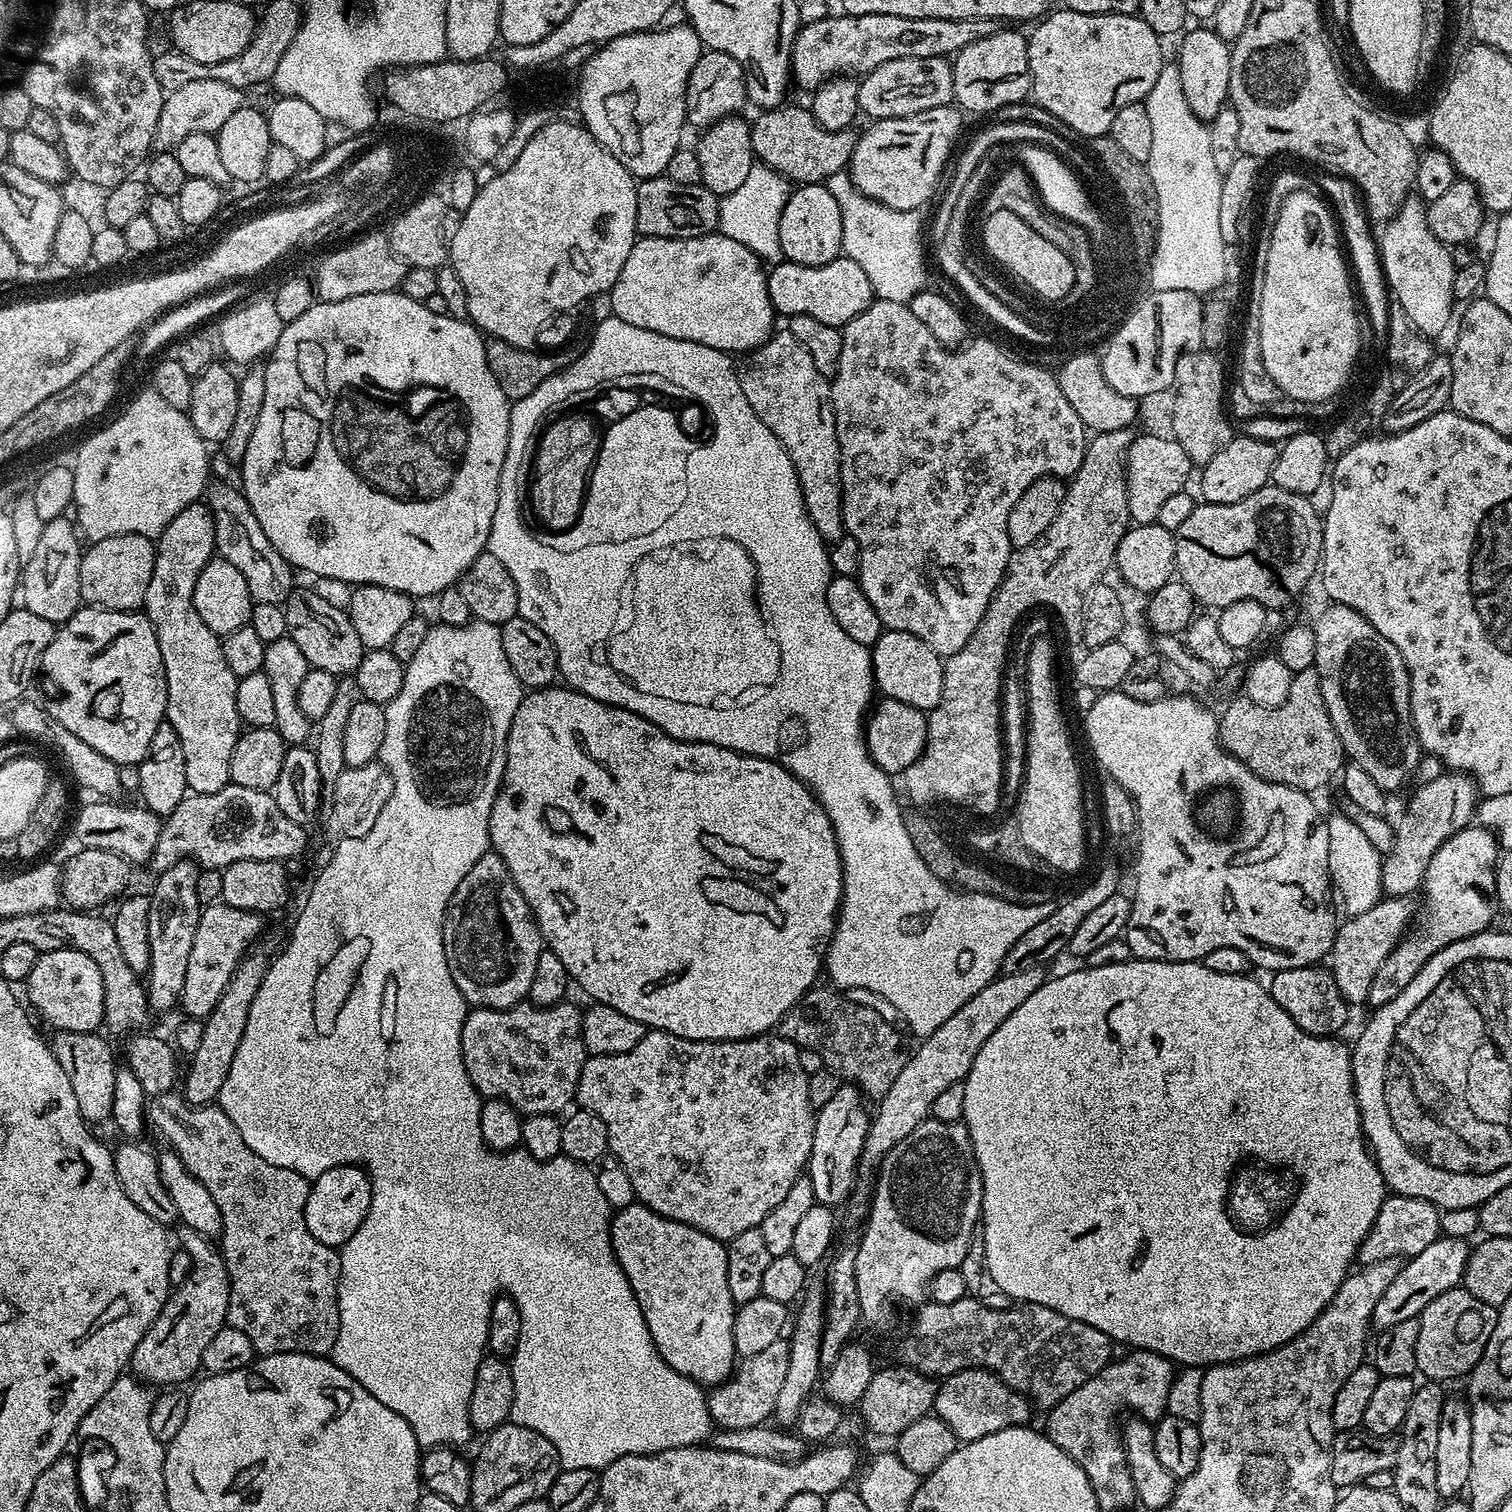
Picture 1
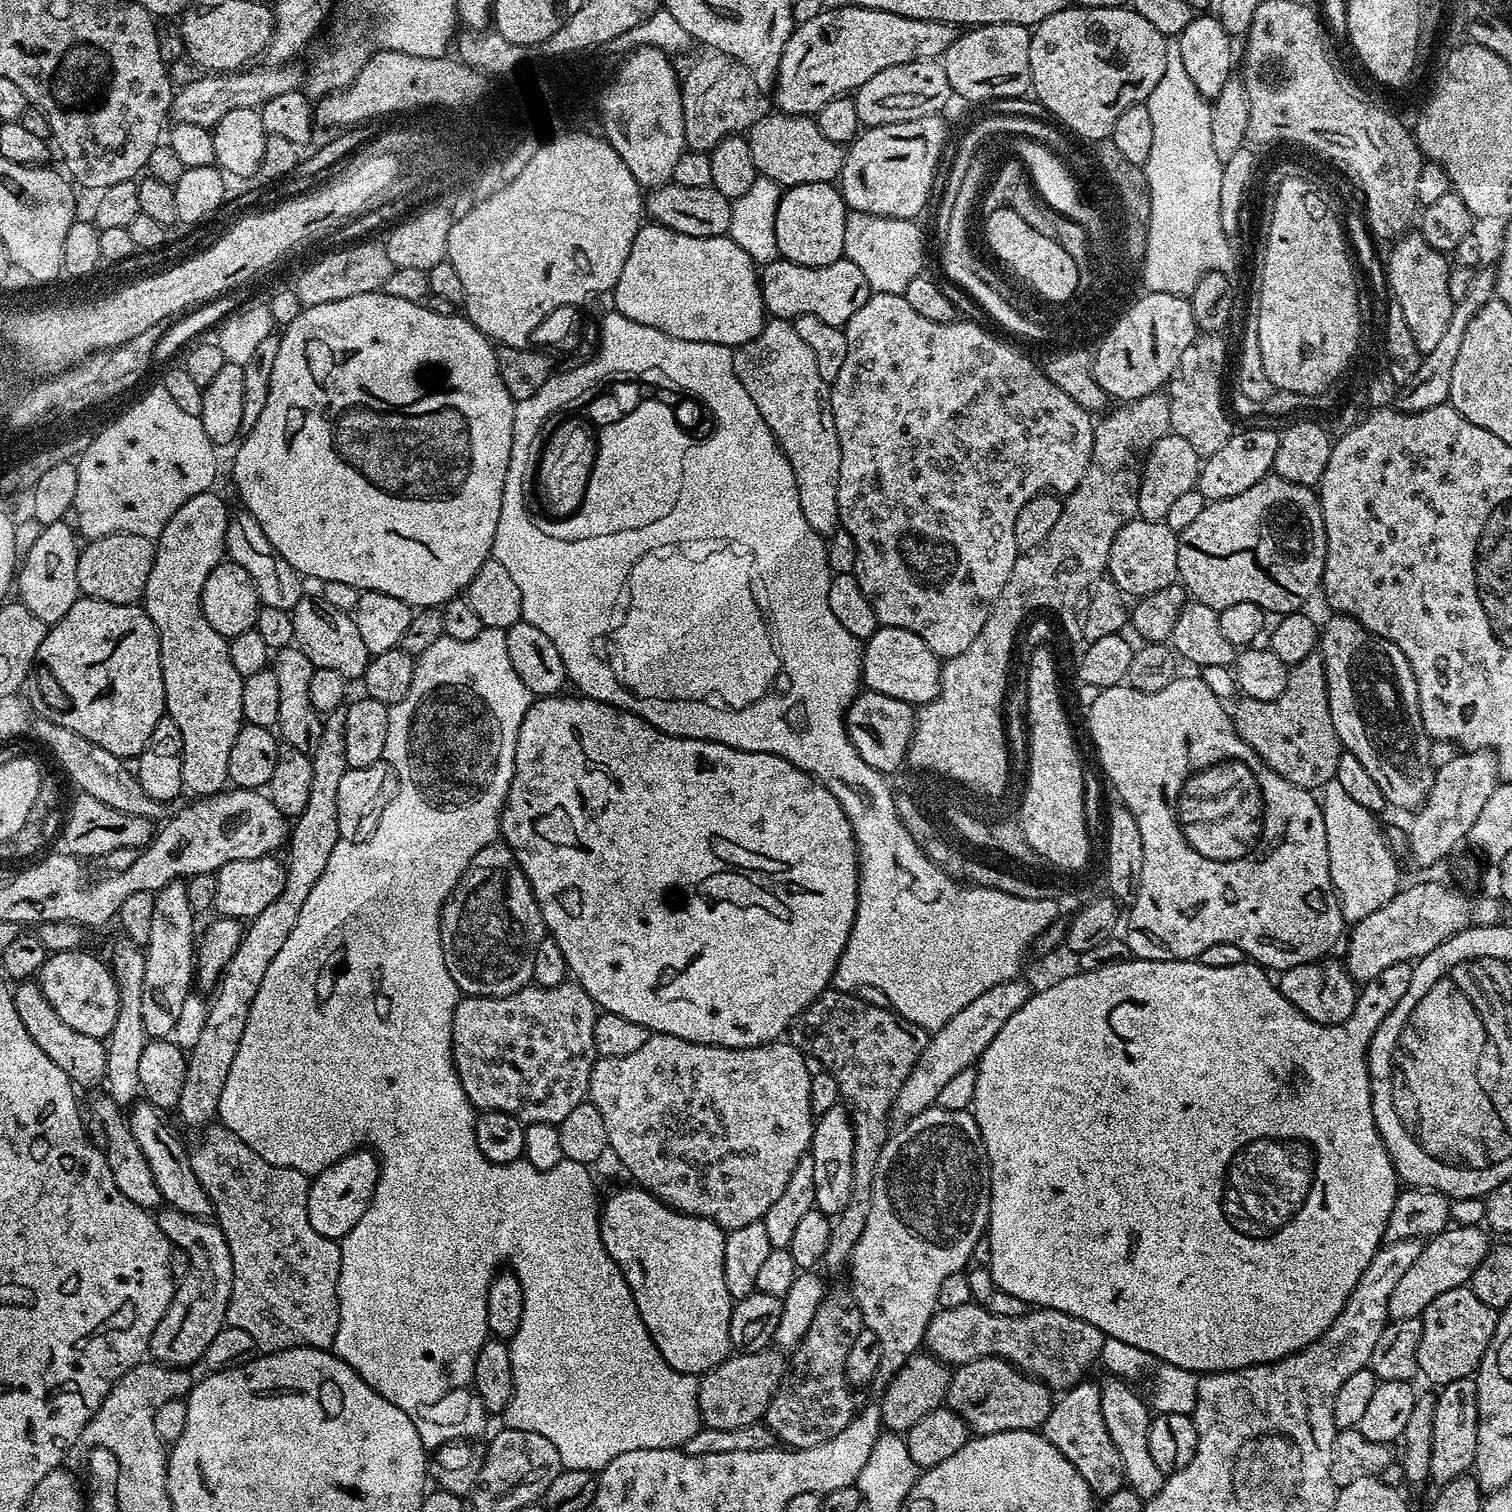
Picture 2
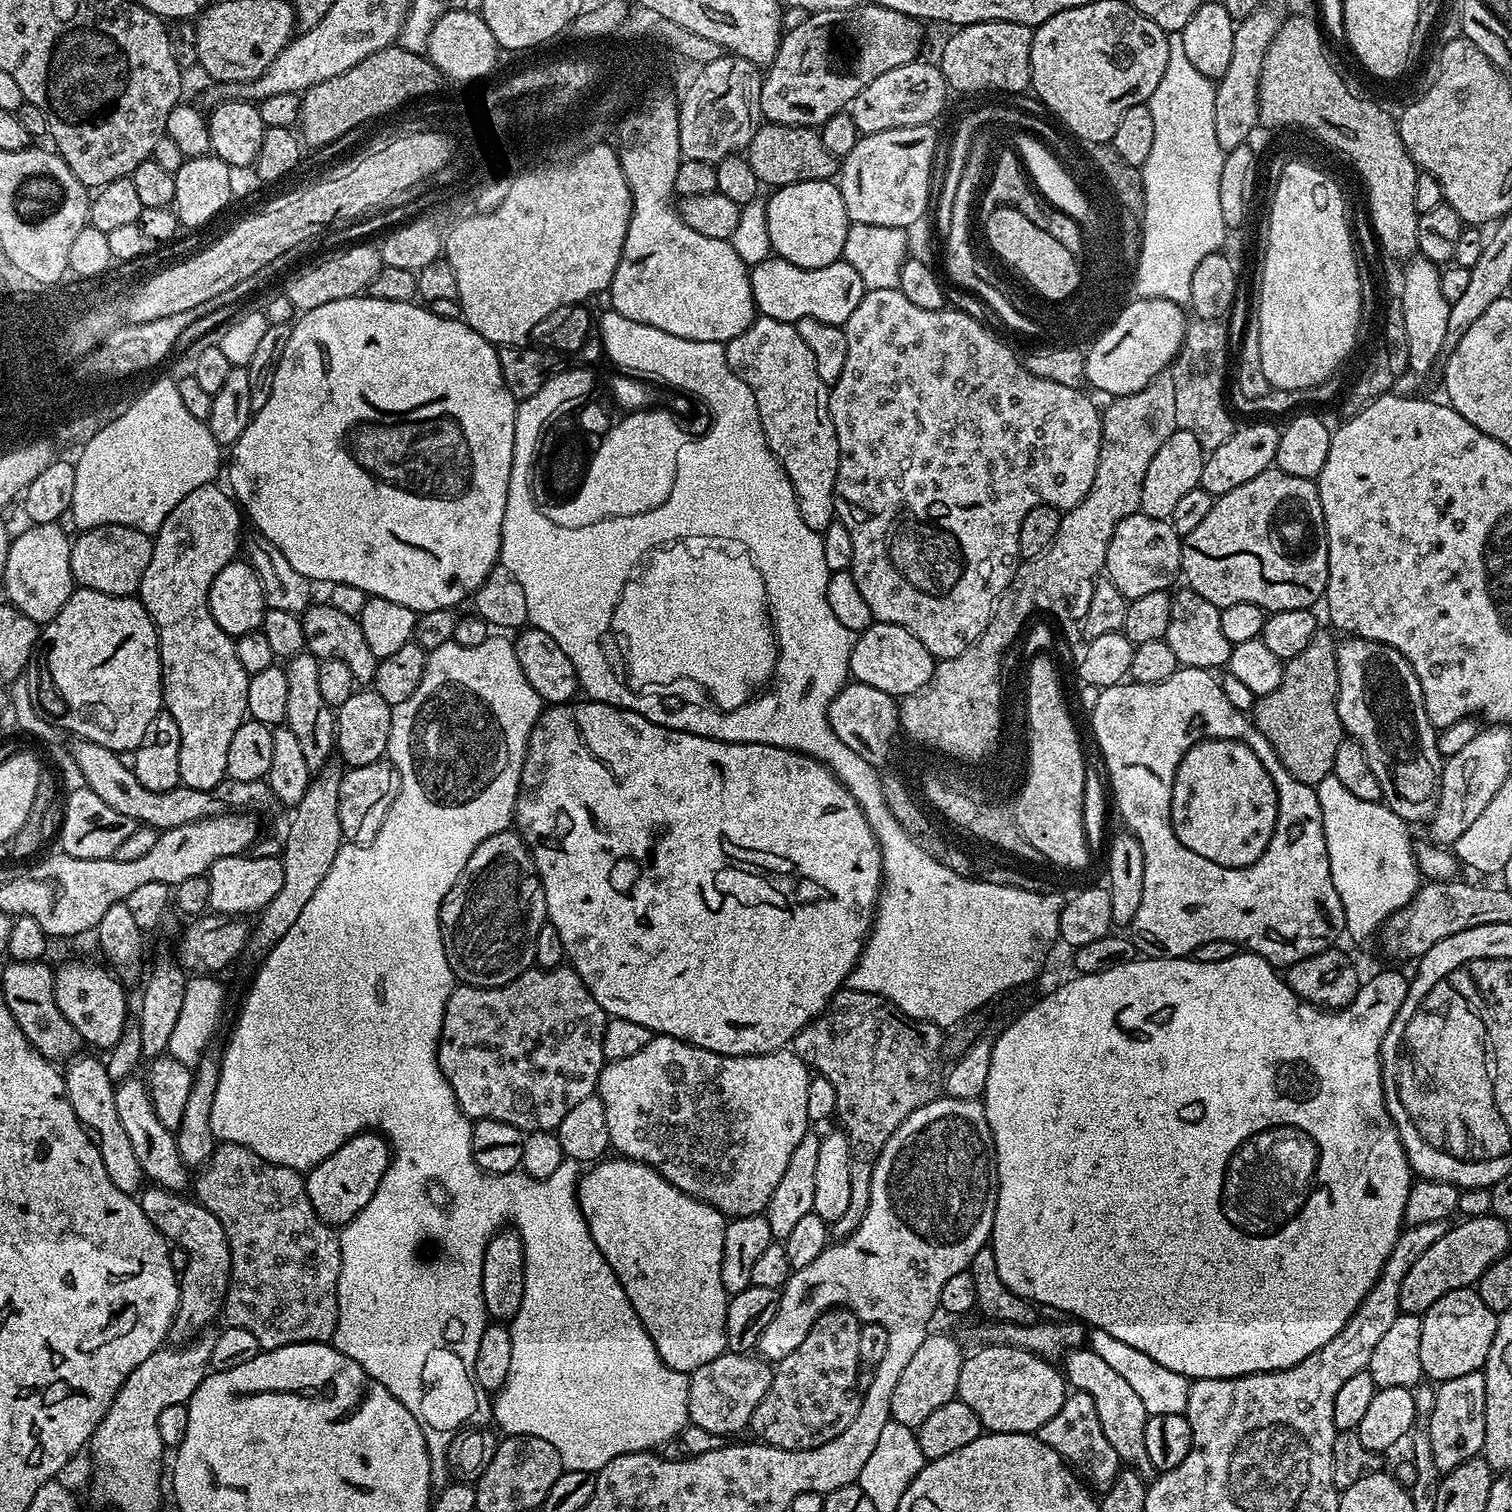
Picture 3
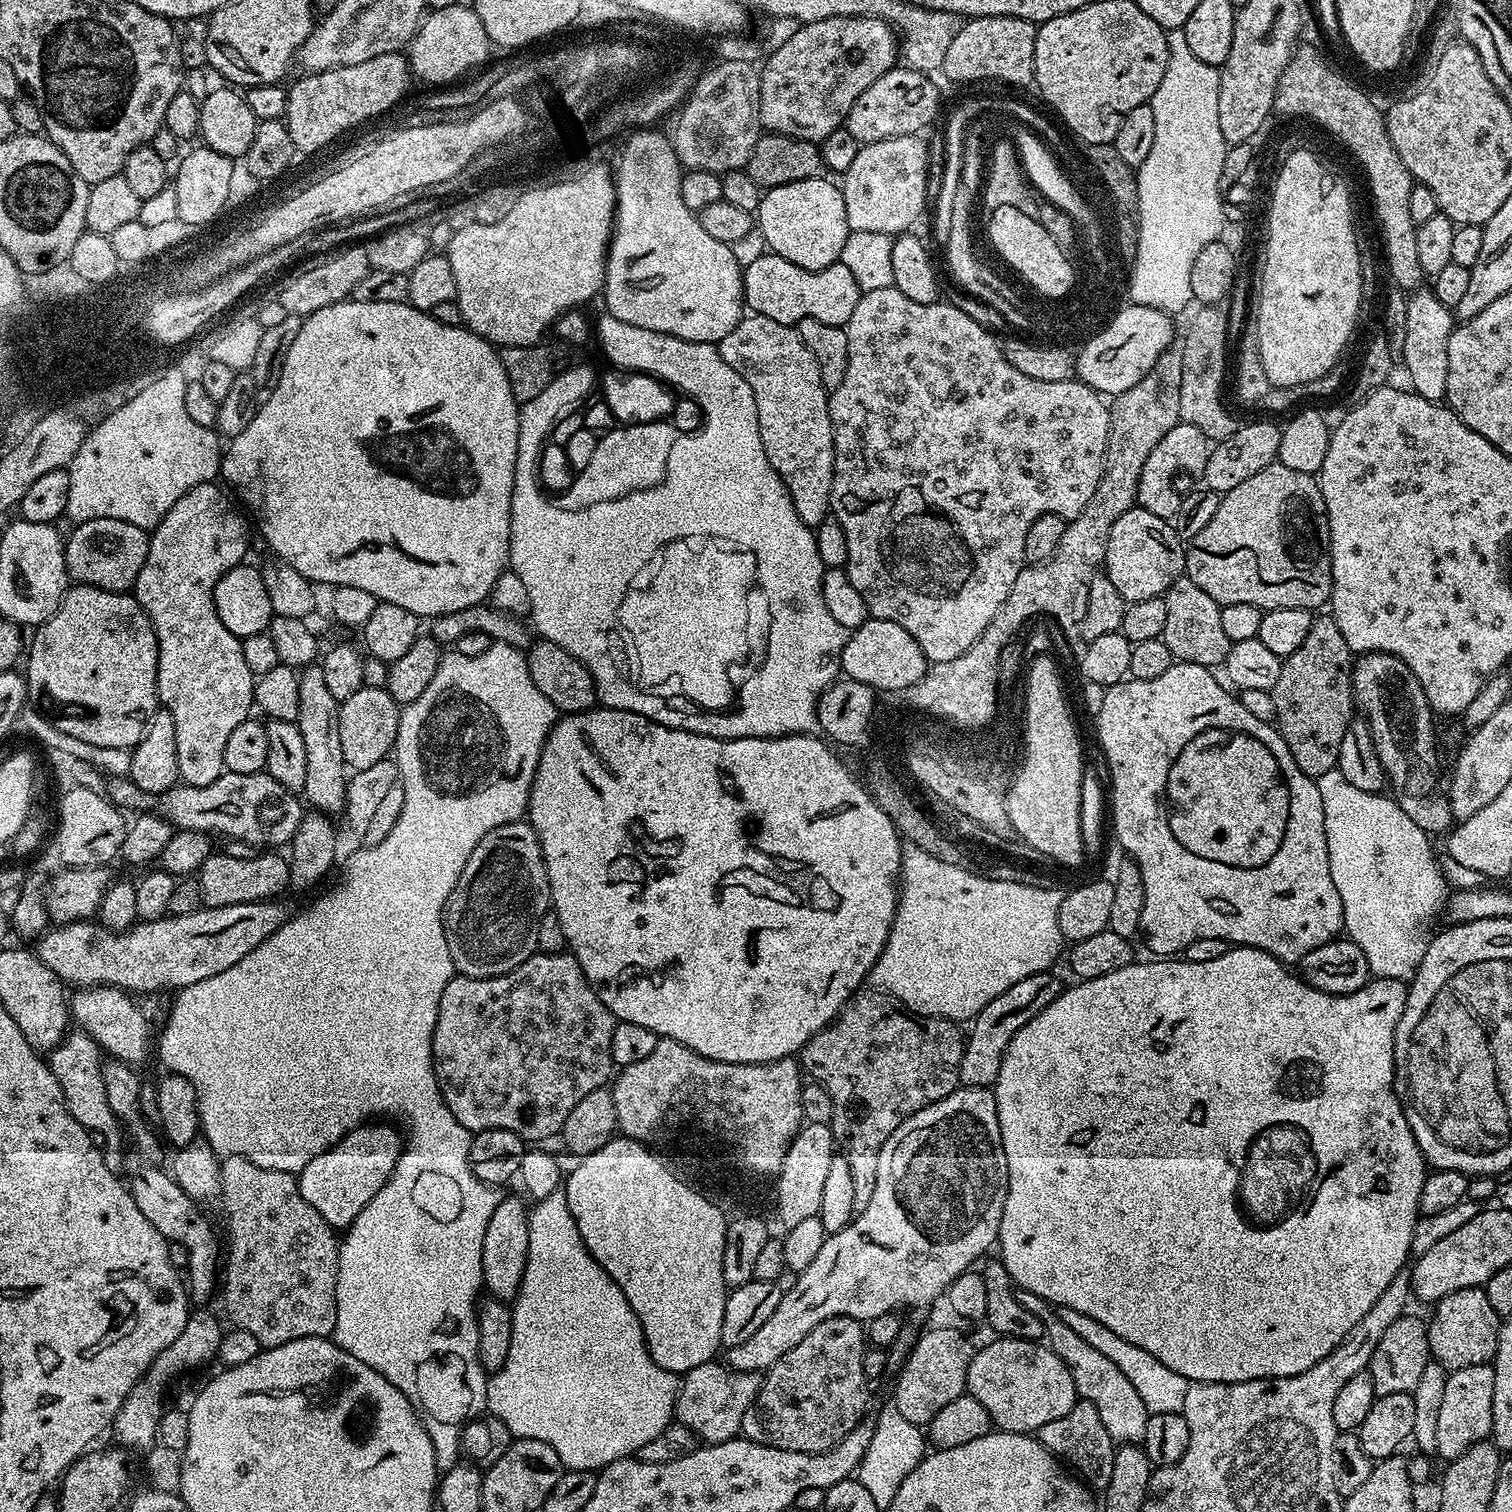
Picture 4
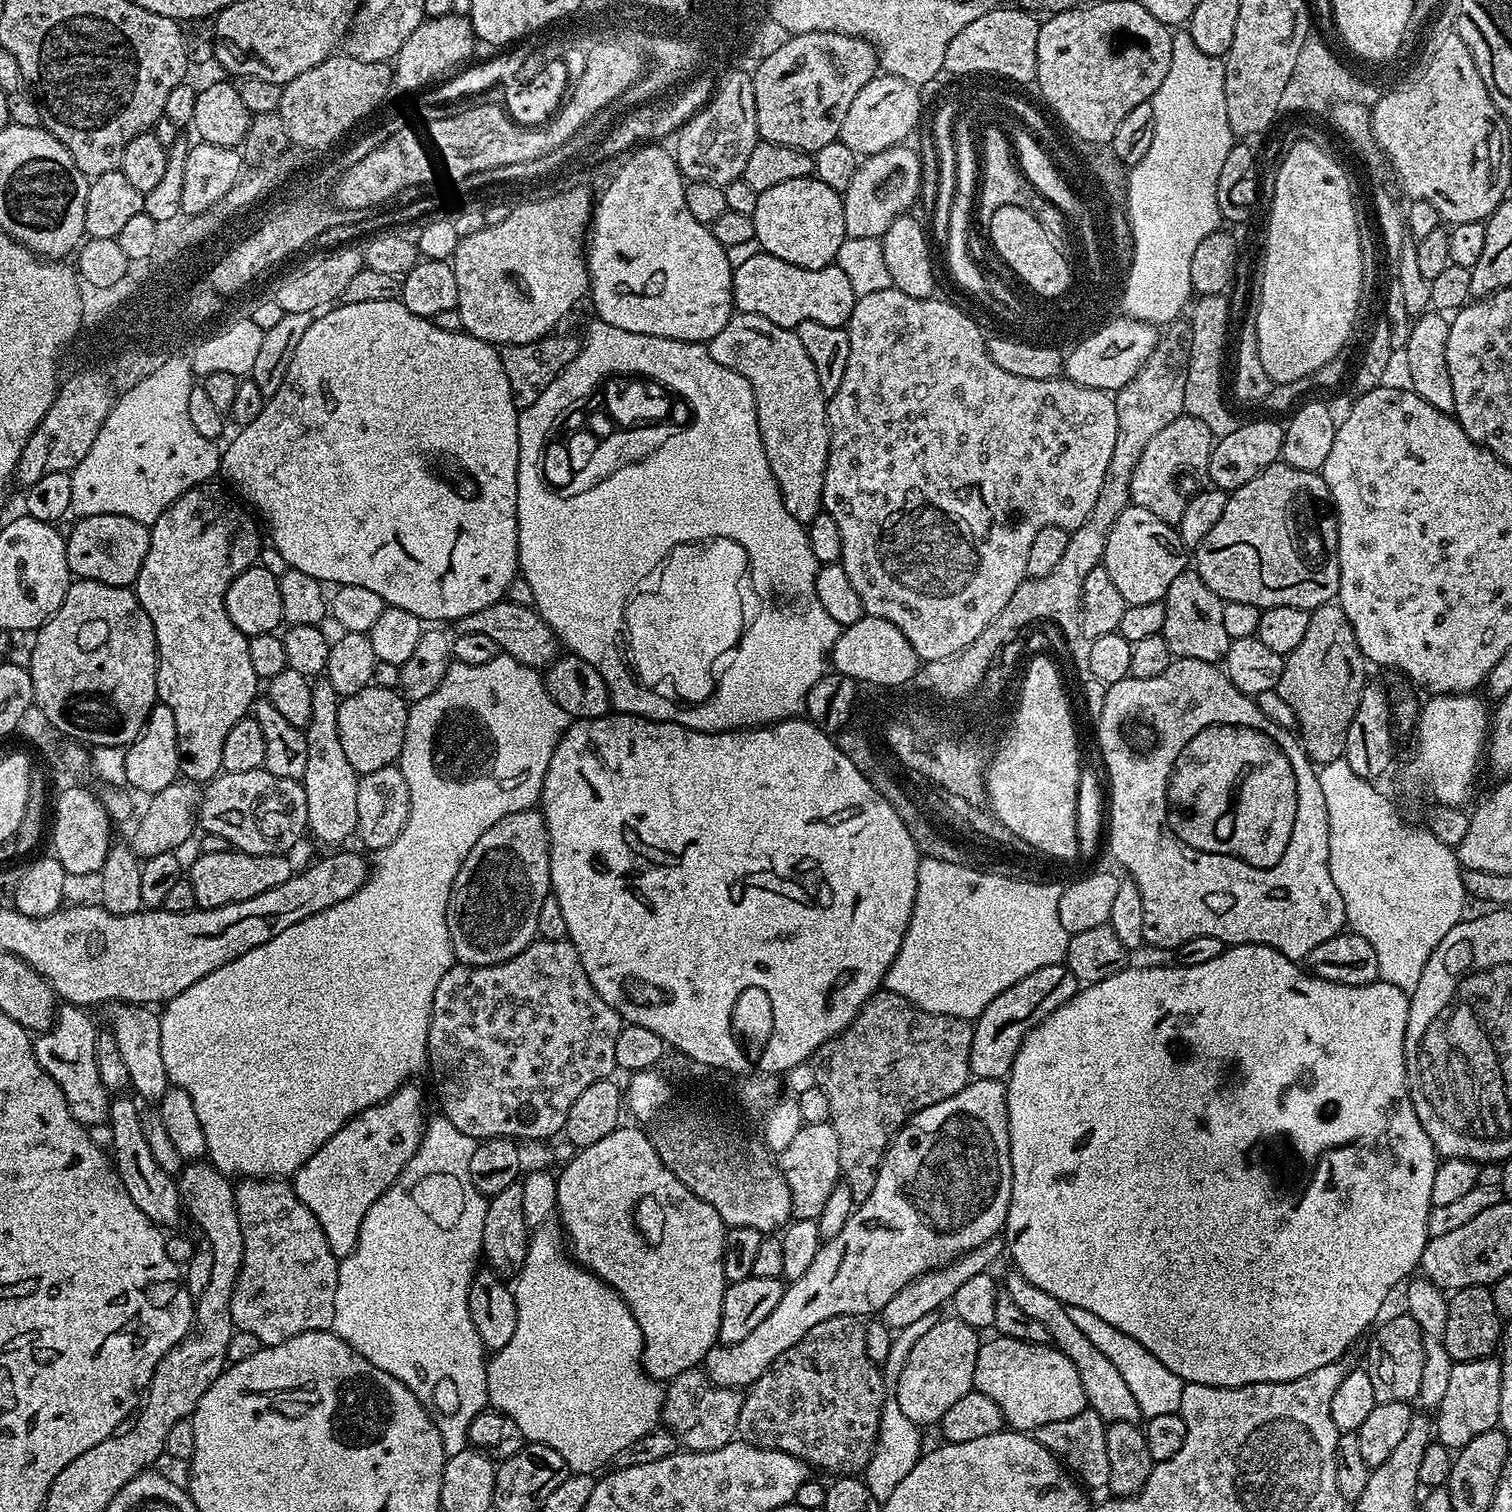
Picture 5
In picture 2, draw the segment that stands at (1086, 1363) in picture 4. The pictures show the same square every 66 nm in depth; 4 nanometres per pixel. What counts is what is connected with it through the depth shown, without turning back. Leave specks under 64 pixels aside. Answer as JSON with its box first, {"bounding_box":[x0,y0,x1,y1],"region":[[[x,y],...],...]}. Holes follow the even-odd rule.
{"bounding_box":[1100,1378,1166,1501],"region":[[[1108,1378],[1100,1384],[1100,1401],[1102,1402],[1102,1422],[1106,1426],[1106,1434],[1110,1434],[1110,1442],[1114,1442],[1114,1450],[1118,1450],[1118,1458],[1122,1458],[1122,1470],[1126,1487],[1134,1490],[1138,1498],[1144,1501],[1153,1500],[1164,1485],[1166,1473],[1158,1470],[1154,1458],[1150,1455],[1150,1426],[1153,1413],[1149,1405],[1135,1392],[1129,1381],[1119,1378]]]}

